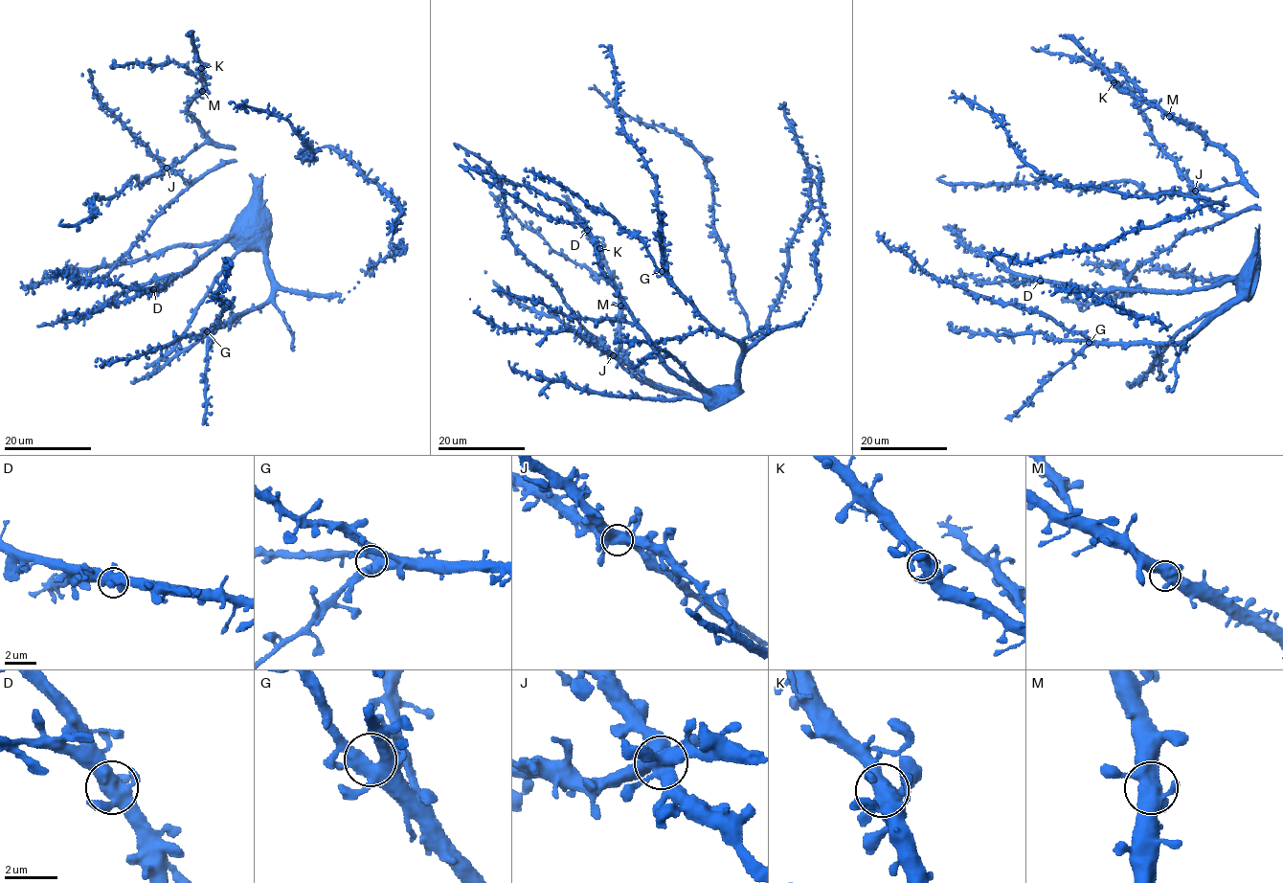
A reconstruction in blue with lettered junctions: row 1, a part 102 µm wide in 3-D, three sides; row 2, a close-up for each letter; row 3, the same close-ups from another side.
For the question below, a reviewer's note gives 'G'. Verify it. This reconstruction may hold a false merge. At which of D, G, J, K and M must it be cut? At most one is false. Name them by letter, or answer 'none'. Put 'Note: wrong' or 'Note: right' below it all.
none
Note: wrong

